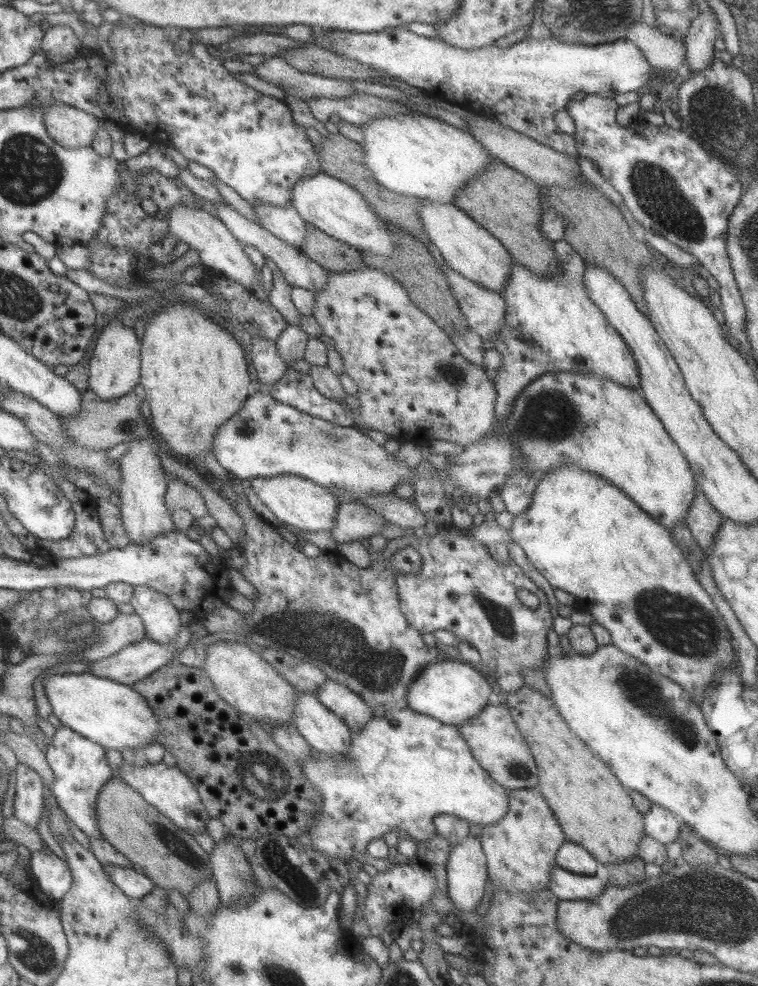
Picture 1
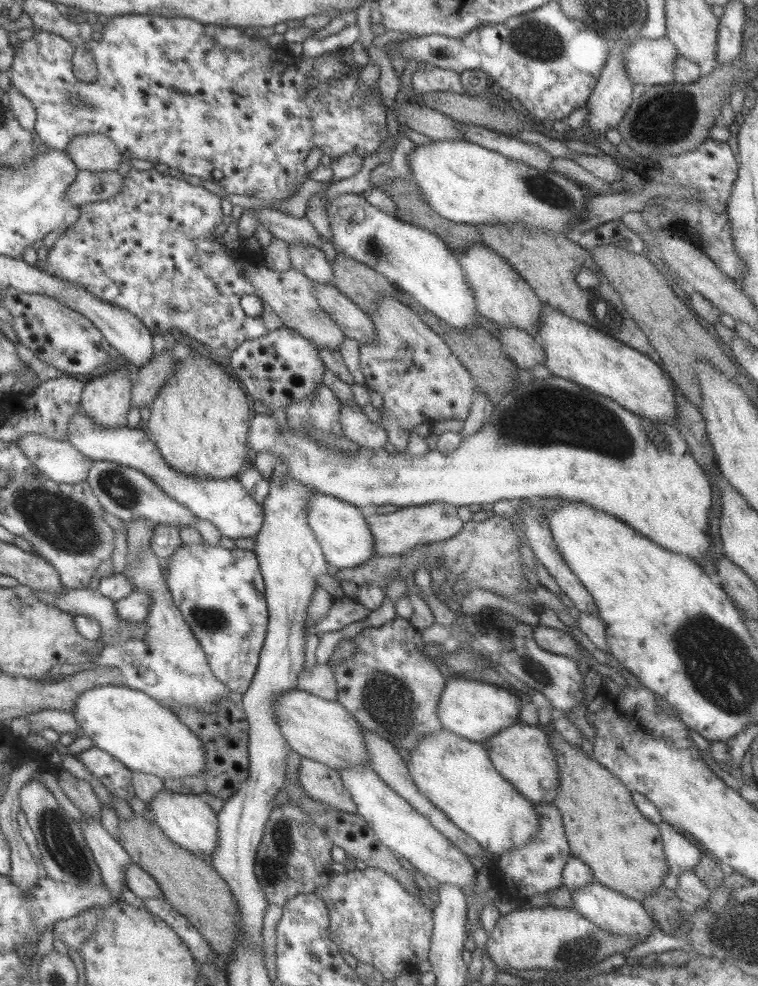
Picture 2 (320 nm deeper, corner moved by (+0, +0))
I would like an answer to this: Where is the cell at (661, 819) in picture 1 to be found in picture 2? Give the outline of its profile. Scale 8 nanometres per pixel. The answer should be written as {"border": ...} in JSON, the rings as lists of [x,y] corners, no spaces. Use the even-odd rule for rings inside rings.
{"border":[[[662,820],[658,826],[668,873],[679,877],[687,871],[693,872],[703,852],[700,852],[695,843],[691,844],[683,837],[682,832],[667,822]]]}

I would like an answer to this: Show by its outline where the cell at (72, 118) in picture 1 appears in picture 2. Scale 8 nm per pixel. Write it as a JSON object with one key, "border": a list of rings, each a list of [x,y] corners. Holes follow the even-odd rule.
{"border":[[[91,132],[74,136],[65,153],[78,170],[89,172],[116,171],[123,156],[110,138]]]}

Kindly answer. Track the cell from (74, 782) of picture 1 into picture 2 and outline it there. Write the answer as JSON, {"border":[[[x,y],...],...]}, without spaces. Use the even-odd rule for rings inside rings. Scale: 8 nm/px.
{"border":[[[84,816],[85,821],[77,822],[80,824],[81,832],[83,833],[84,839],[86,840],[89,850],[92,852],[94,862],[100,871],[102,883],[105,888],[110,892],[112,900],[120,902],[121,890],[126,888],[125,880],[125,867],[132,864],[131,858],[128,856],[125,849],[119,844],[119,841],[115,841],[99,823],[99,818],[90,818],[90,816]]]}

